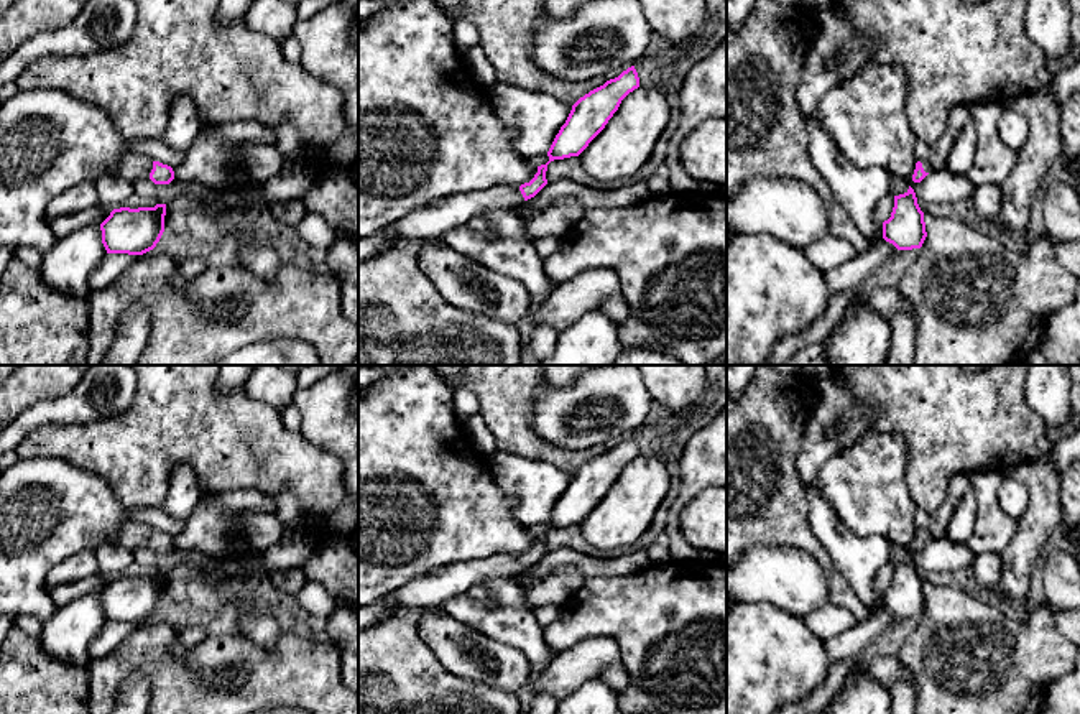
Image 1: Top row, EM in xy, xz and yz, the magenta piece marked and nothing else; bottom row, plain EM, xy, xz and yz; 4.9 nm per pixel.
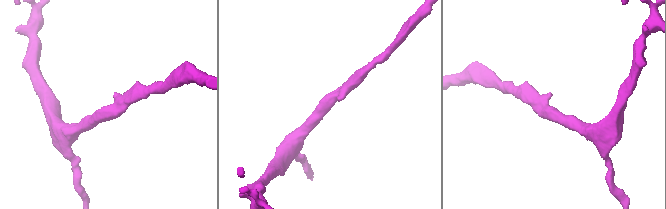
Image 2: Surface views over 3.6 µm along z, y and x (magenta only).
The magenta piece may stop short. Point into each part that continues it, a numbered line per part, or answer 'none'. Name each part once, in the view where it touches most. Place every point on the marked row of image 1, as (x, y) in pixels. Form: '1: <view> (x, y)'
1: xy (132, 166)

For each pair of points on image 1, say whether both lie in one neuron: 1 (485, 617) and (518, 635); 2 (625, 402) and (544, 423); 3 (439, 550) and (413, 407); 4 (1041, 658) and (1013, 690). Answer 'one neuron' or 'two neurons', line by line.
1: one neuron
2: one neuron
3: one neuron
4: one neuron

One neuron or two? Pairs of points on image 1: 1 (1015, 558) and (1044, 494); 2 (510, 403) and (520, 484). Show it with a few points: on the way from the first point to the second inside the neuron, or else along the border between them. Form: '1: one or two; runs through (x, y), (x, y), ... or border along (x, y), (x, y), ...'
1: one; runs through (1029, 542), (1044, 510)
2: two; border along (498, 449), (554, 464)

